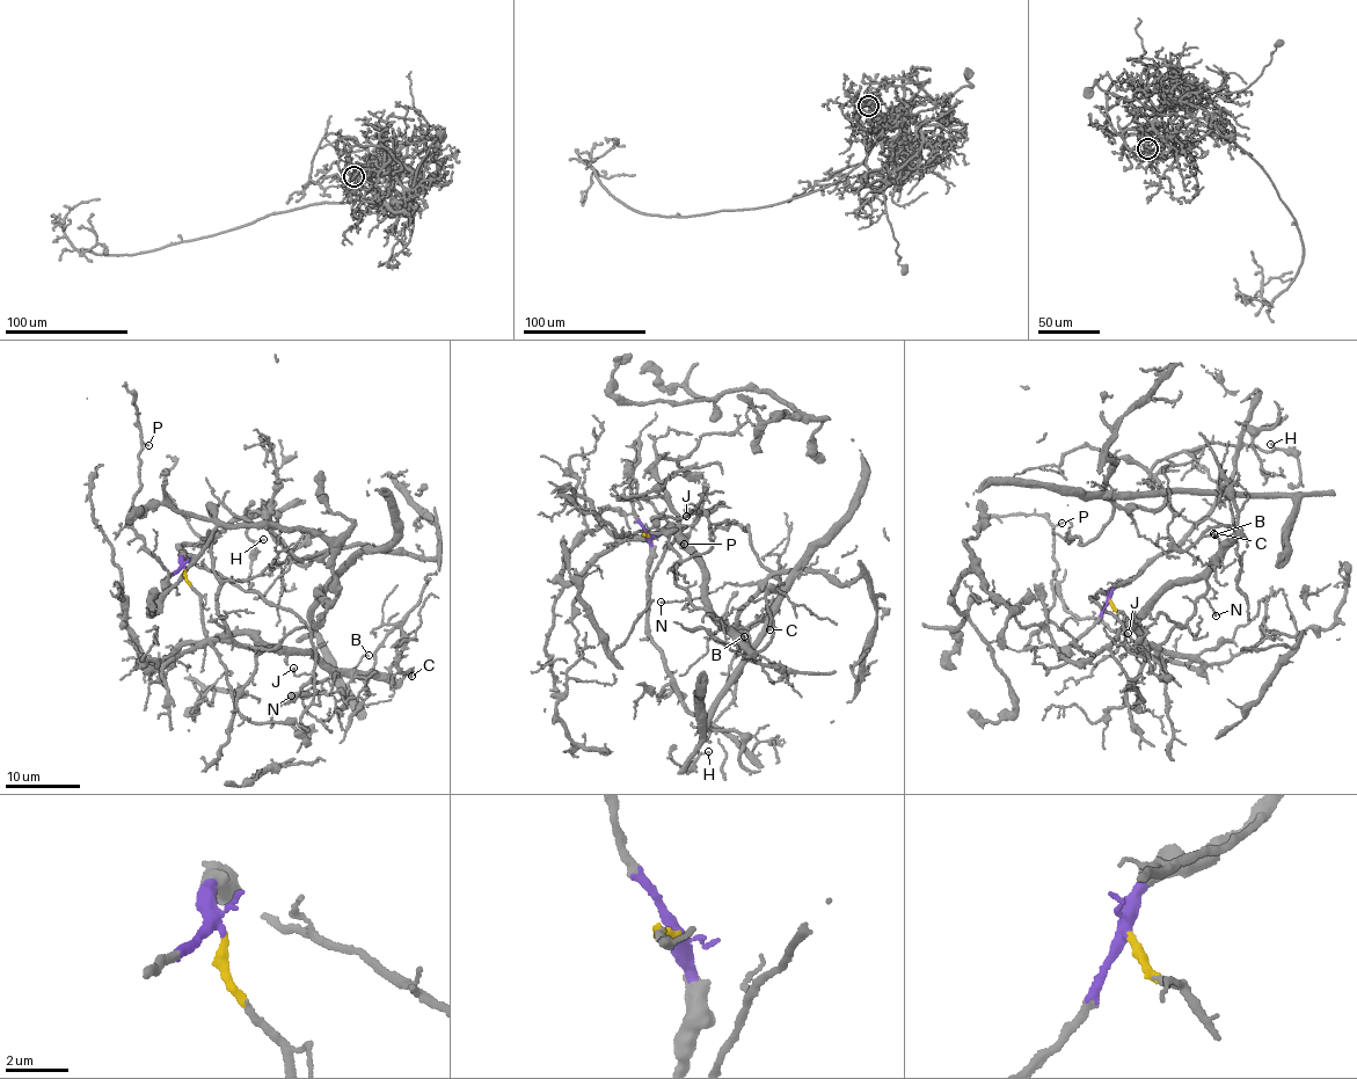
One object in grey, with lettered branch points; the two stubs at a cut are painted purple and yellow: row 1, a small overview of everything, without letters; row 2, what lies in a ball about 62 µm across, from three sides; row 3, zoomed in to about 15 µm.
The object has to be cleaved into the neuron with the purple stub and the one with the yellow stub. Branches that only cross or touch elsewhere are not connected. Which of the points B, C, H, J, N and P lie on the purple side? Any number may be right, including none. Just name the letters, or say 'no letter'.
H, J, P

